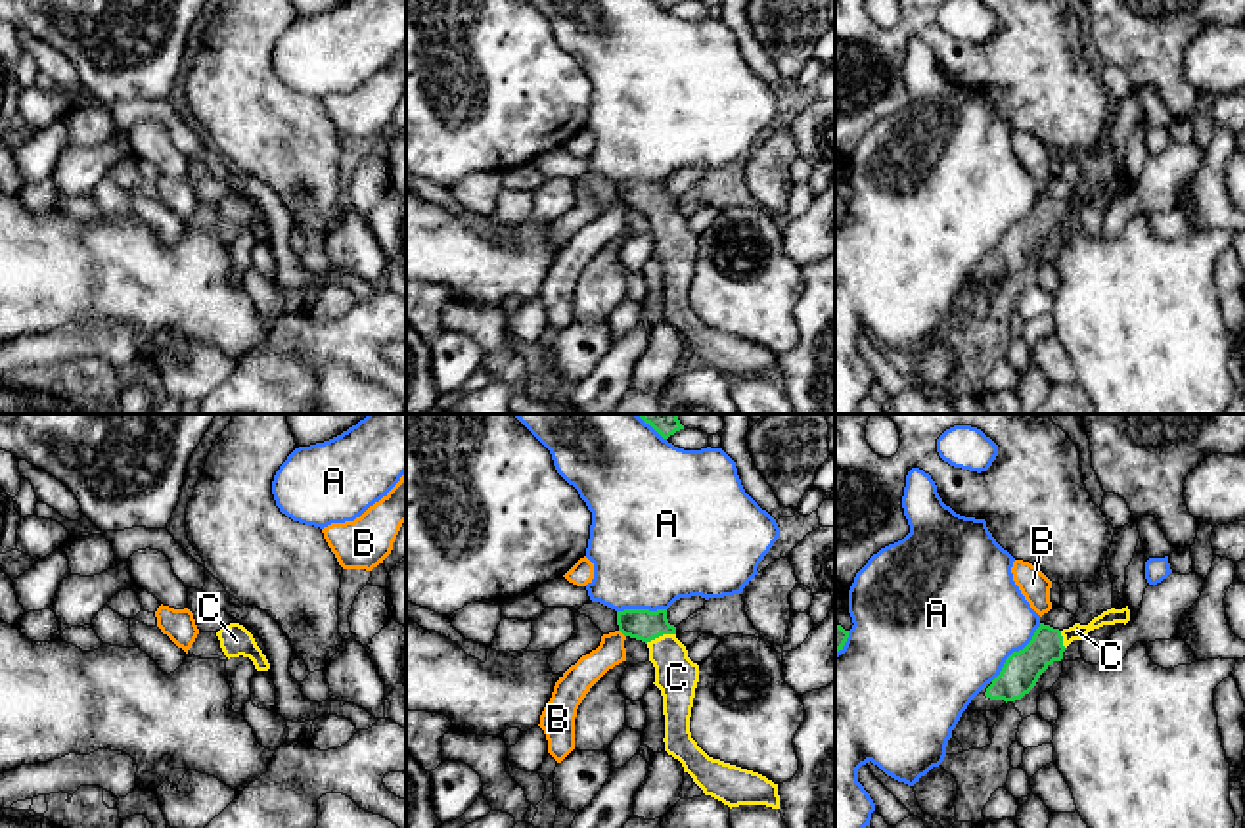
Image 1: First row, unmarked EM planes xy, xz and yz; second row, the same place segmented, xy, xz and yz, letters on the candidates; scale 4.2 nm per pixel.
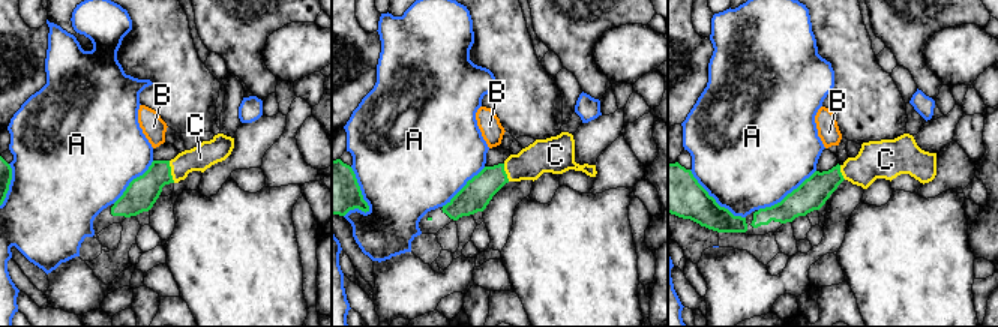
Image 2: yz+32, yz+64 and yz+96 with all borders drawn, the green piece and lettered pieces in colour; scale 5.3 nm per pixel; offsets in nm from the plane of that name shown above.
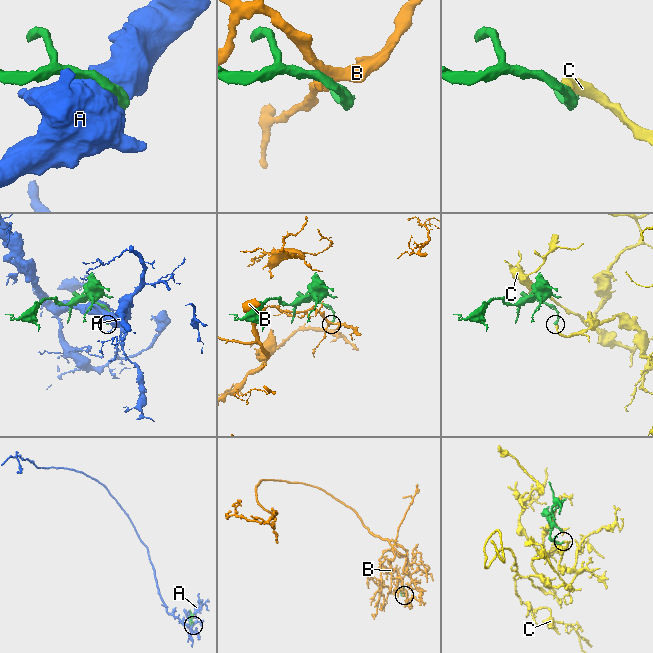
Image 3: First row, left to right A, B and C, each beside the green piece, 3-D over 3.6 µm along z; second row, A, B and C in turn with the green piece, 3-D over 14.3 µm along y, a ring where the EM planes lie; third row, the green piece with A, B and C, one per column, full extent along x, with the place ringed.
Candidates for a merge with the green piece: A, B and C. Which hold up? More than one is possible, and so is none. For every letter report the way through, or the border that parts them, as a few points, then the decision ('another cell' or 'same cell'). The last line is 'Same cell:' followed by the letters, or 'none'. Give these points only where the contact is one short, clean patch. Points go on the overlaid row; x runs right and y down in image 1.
A: another cell
B: another cell
C: across xz (644, 625), (659, 635), (677, 677) | same cell
Same cell: C

